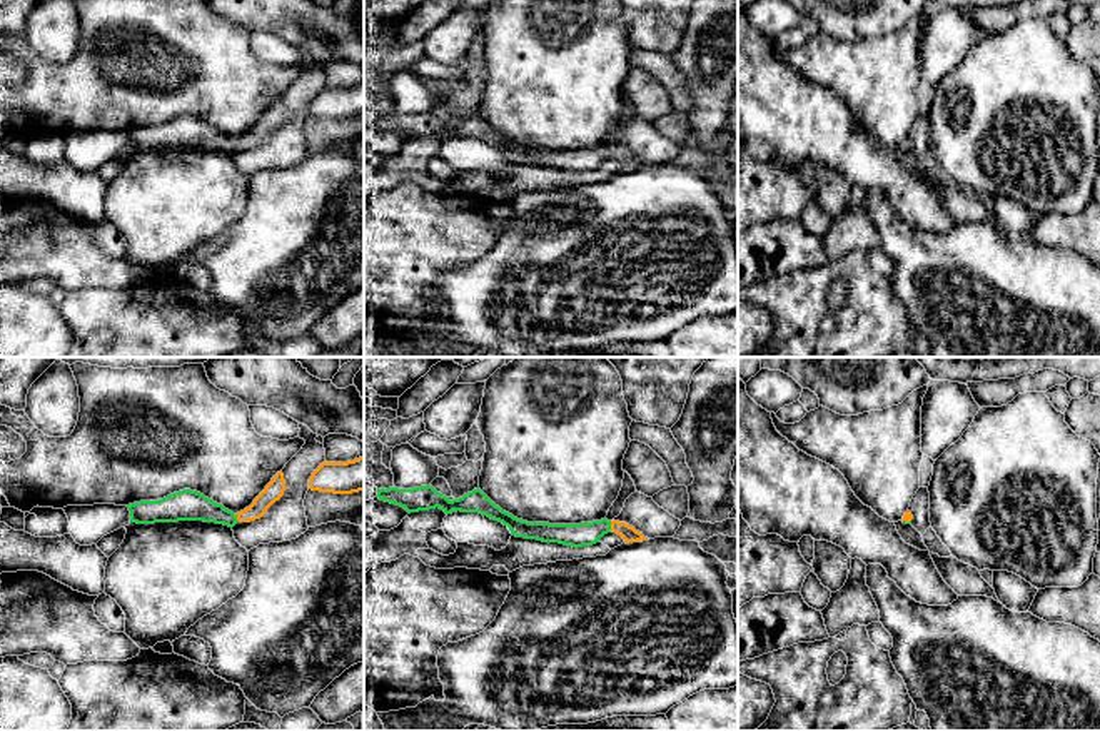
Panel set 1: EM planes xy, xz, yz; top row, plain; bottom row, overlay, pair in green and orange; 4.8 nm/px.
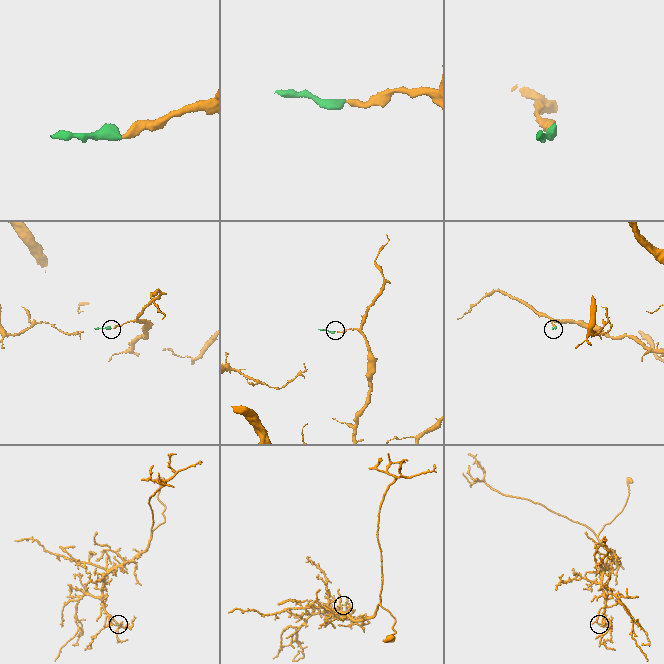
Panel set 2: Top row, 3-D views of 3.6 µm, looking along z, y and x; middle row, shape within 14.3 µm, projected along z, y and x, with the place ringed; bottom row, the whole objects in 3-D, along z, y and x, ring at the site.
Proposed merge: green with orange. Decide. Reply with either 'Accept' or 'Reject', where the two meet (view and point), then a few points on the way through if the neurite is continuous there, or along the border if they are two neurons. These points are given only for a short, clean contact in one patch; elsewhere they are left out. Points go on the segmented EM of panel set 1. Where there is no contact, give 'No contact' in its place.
Accept. Touches green at xz (610, 526). Path across: xz (581, 534), (610, 526), (628, 533)

